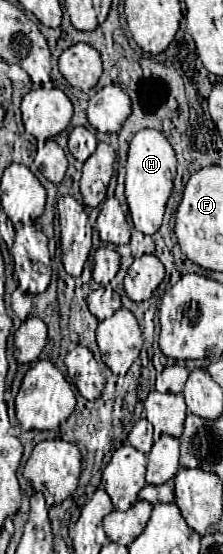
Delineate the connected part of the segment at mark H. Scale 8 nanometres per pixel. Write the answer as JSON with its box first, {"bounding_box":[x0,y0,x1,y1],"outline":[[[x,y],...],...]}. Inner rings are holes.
{"bounding_box":[125,128,175,234],"outline":[[[145,128],[139,130],[129,142],[129,154],[125,164],[125,196],[135,228],[143,234],[155,234],[163,222],[165,204],[169,200],[175,178],[175,152],[163,132]]]}

